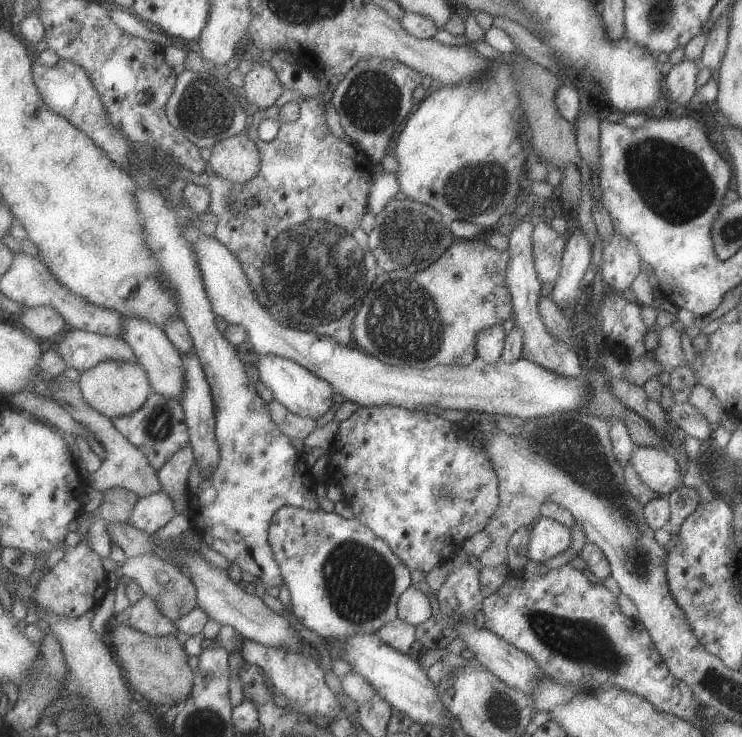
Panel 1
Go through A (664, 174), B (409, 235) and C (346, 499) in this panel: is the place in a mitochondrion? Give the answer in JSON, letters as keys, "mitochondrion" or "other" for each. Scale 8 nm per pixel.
{"A":"mitochondrion","B":"mitochondrion","C":"other"}

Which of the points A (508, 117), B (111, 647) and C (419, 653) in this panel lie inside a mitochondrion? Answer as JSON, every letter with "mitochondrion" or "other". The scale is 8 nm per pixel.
{"A":"other","B":"other","C":"other"}

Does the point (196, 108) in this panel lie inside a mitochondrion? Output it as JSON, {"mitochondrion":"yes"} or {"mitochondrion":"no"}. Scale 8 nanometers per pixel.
{"mitochondrion":"yes"}

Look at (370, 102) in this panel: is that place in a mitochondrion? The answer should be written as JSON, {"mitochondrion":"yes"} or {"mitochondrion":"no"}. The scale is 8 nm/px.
{"mitochondrion":"yes"}

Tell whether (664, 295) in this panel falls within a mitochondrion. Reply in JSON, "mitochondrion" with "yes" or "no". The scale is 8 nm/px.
{"mitochondrion":"no"}

